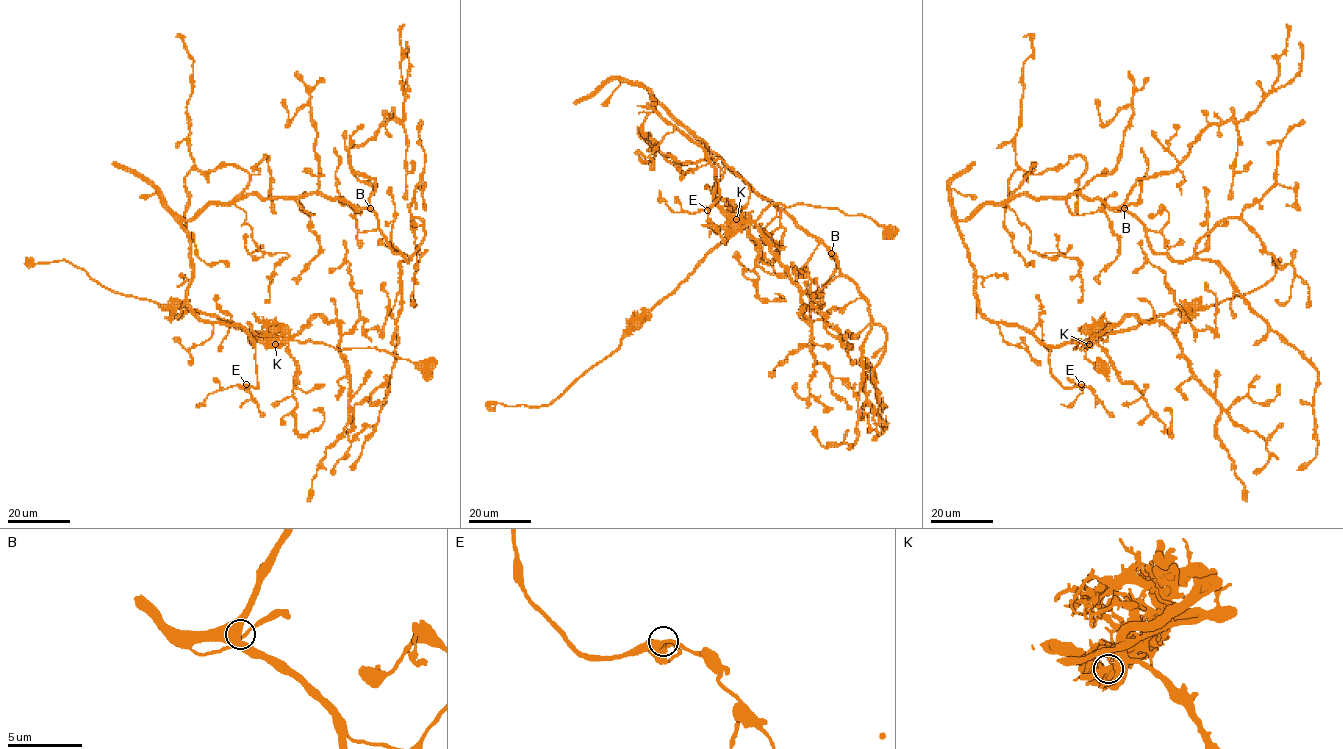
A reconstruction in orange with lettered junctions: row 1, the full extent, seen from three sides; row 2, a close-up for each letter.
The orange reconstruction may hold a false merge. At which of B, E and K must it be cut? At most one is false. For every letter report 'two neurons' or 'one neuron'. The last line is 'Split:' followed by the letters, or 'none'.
B: one neuron
E: one neuron
K: two neurons
Split: K

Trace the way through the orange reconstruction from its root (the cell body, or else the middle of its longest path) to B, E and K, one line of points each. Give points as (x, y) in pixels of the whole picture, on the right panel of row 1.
B: (1103, 365), (1074, 349), (1092, 340), (1050, 346), (991, 323), (957, 222), (1021, 194), (1124, 208)
E: (1103, 365), (1074, 349), (1075, 341), (1092, 340), (1052, 347), (1051, 374), (1065, 387), (1081, 384)
K: (1103, 365), (1103, 362), (1091, 362), (1084, 350), (1074, 349), (1077, 345), (1075, 341), (1092, 340), (1089, 344)

